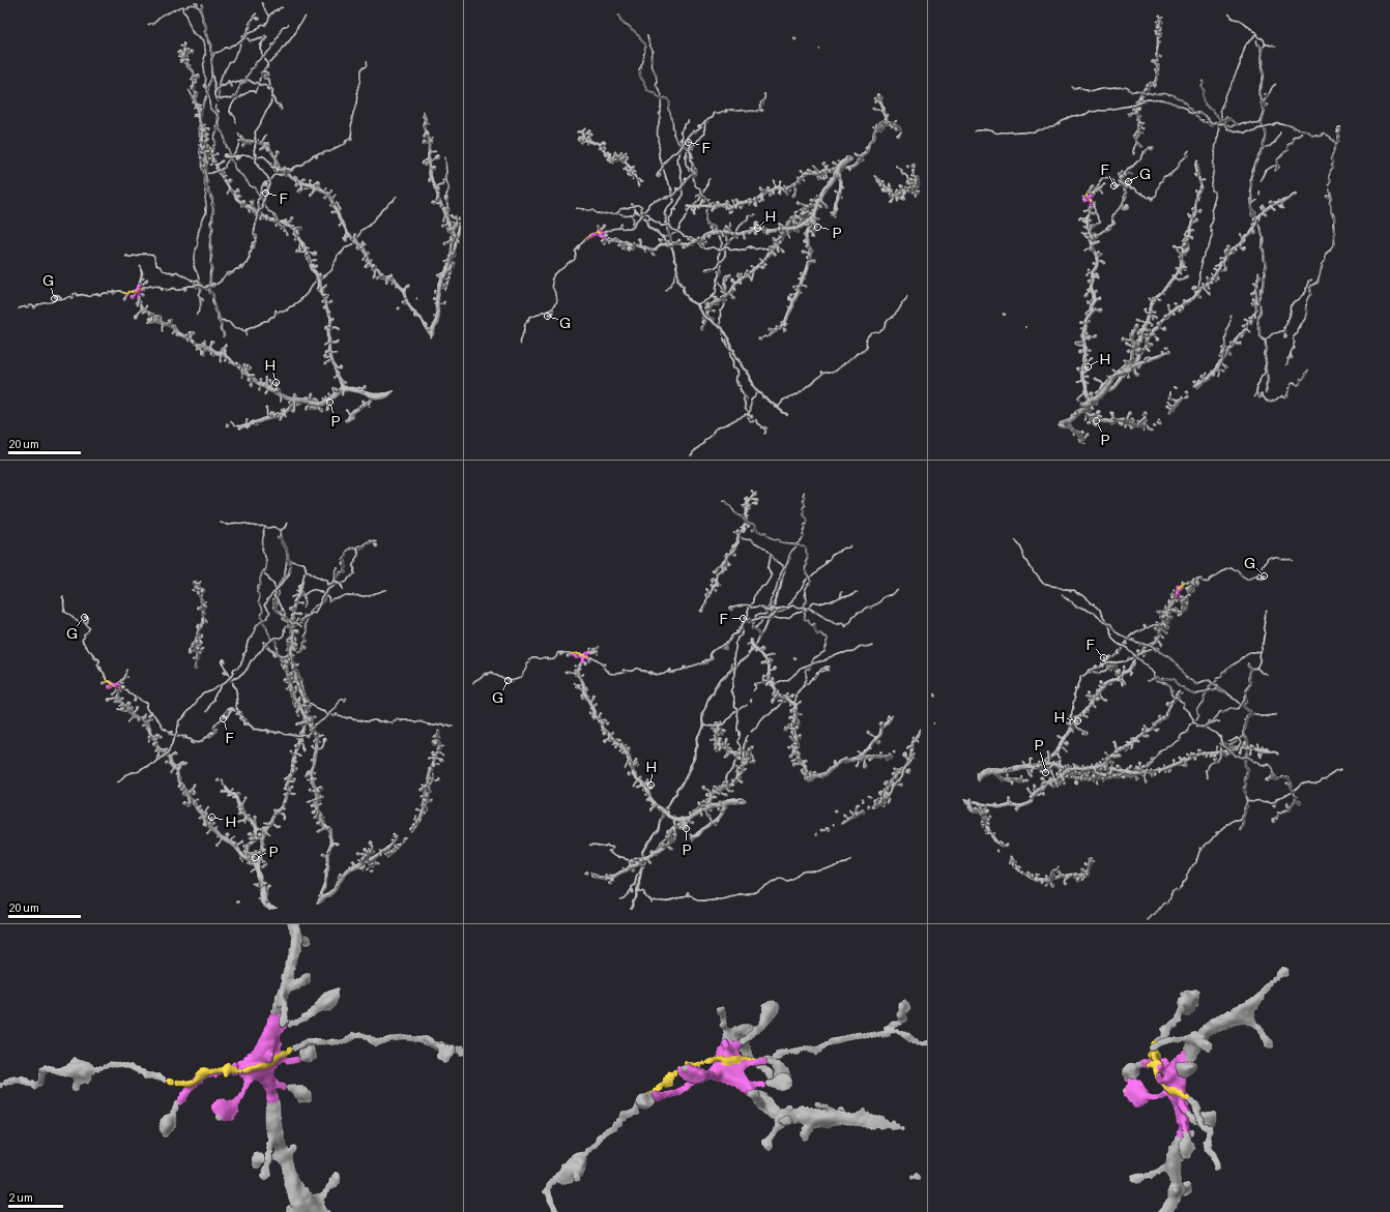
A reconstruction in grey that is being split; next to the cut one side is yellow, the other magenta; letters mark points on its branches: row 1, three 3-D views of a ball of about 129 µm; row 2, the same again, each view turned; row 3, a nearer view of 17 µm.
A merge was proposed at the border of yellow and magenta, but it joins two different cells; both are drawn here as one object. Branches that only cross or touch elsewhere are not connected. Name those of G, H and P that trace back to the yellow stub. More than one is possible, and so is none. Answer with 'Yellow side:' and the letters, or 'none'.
Yellow side: G

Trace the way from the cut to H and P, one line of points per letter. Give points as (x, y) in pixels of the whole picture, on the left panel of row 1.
H: (134, 292), (138, 294), (142, 306), (185, 337), (222, 353), (259, 382), (265, 382), (274, 390), (276, 382)
P: (134, 292), (142, 306), (156, 318), (195, 344), (222, 353), (259, 382), (290, 397), (329, 402)

